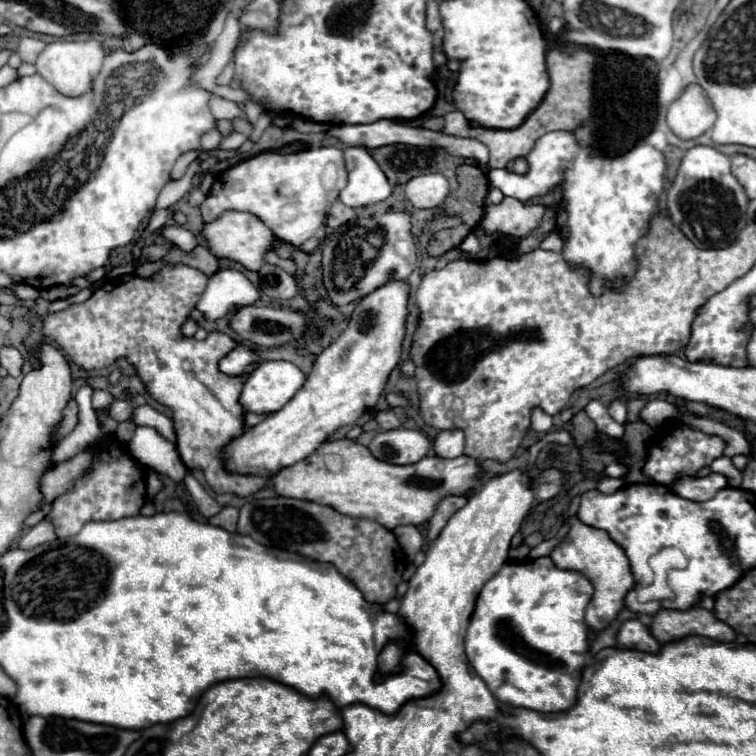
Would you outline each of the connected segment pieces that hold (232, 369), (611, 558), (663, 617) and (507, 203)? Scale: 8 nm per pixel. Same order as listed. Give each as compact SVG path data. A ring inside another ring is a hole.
M235 343L235 347L219 361L219 371L229 377L241 377L251 375L261 363L261 357L247 347L245 343Z
M573 517L567 537L553 549L549 557L557 569L579 571L591 581L595 593L593 593L591 603L587 605L585 623L595 631L603 631L617 617L617 613L623 607L623 599L627 591L633 589L635 585L631 569L629 569L629 559L623 553L623 549L605 531L595 531L595 527L587 527L579 523L577 517Z
M691 607L687 611L663 609L653 617L649 629L661 645L681 641L689 635L703 635L719 641L719 629L721 641L735 641L735 631L727 623L719 623L719 619L703 607Z
M503 197L499 205L489 205L485 211L485 217L481 221L487 235L503 233L513 237L527 237L543 217L545 207L543 205L523 205L517 199Z

